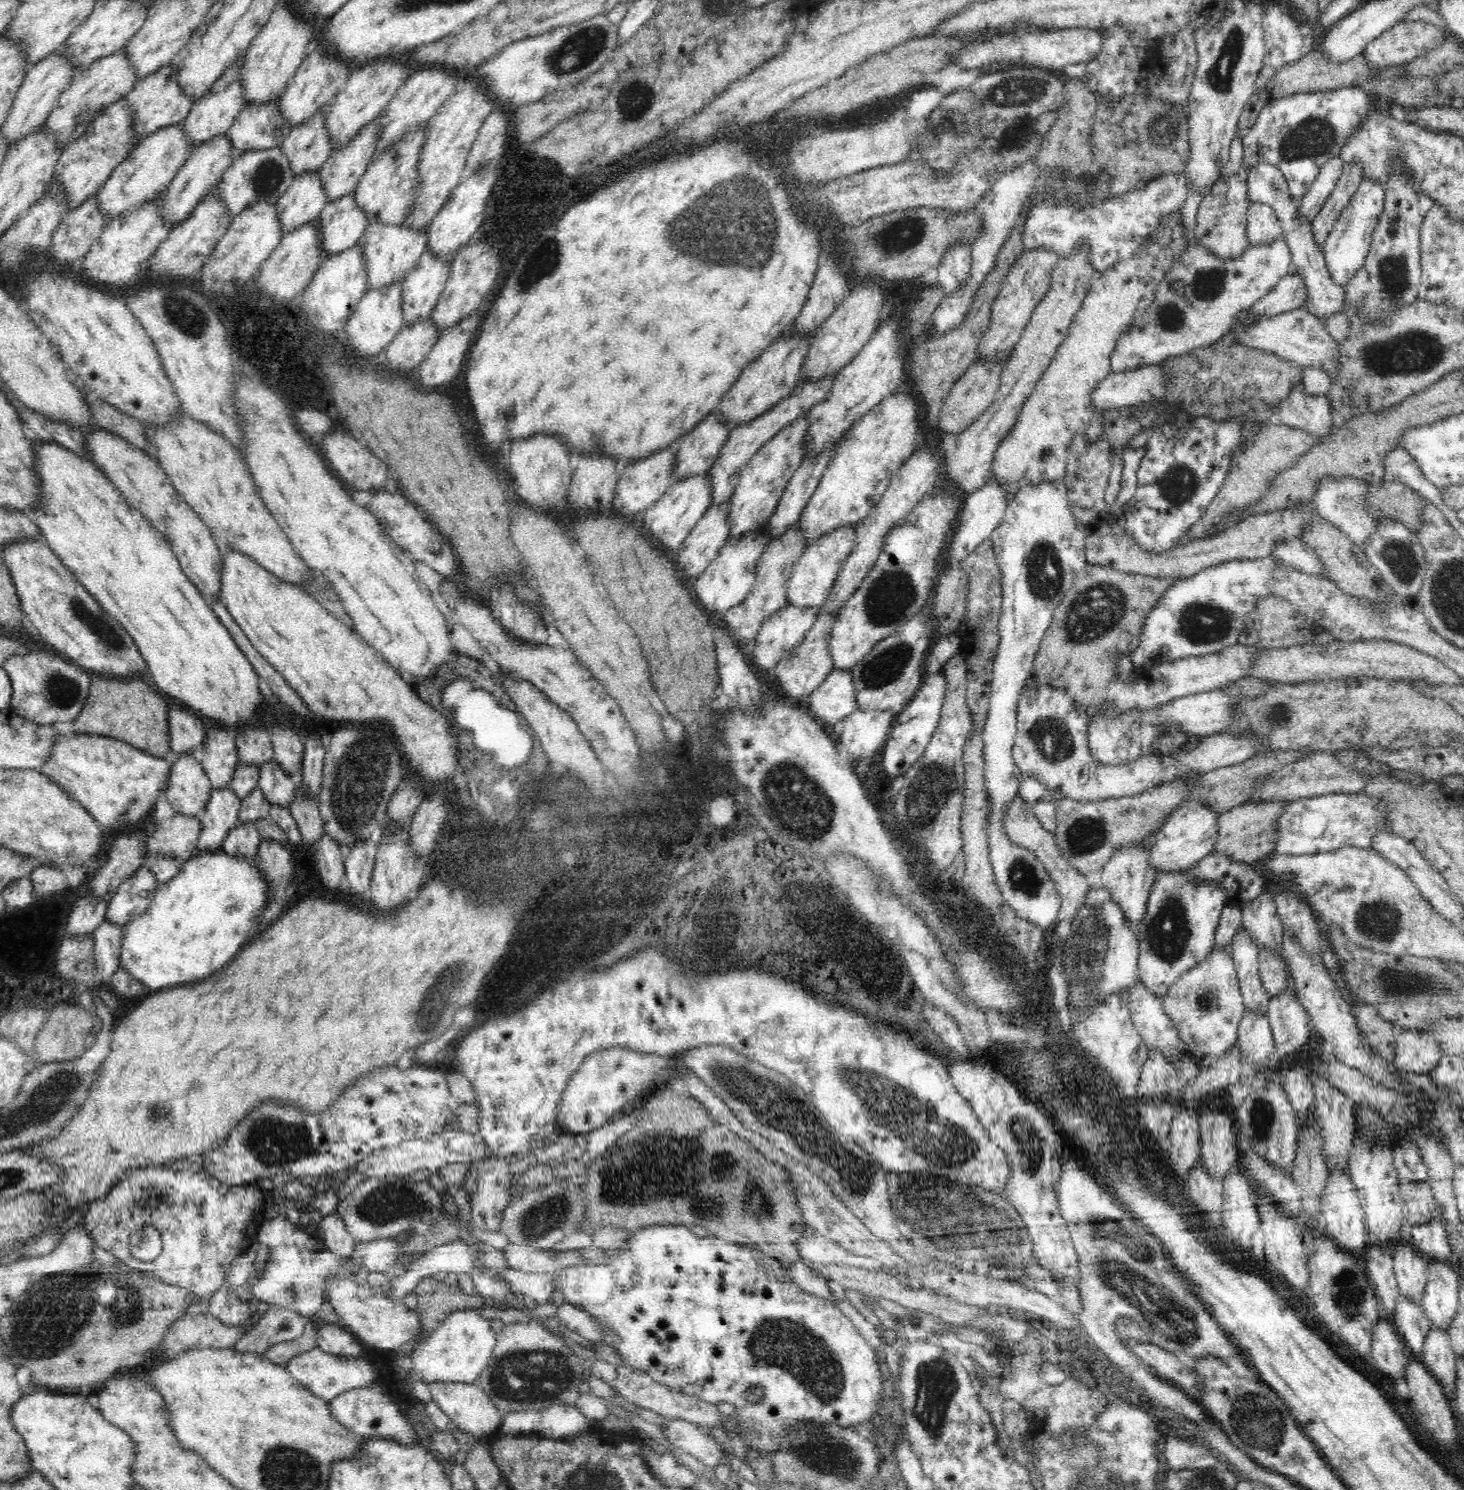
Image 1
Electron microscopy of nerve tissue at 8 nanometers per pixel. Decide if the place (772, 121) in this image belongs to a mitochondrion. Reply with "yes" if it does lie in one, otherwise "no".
no

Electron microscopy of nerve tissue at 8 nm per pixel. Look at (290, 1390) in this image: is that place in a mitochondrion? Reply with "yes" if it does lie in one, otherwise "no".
no

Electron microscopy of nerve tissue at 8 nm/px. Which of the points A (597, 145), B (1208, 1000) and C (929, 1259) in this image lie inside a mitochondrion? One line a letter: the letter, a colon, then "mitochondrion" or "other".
A: other
B: mitochondrion
C: other

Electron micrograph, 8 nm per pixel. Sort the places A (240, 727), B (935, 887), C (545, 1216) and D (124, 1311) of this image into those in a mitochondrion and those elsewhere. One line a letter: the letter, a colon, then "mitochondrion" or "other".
A: other
B: other
C: mitochondrion
D: mitochondrion

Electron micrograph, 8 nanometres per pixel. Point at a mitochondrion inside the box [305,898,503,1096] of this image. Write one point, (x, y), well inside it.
(427, 1010)

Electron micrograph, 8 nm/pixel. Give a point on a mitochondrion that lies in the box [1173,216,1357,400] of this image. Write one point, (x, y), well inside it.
(1208, 283)

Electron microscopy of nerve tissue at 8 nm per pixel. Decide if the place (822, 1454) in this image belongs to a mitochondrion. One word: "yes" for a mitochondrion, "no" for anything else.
yes

